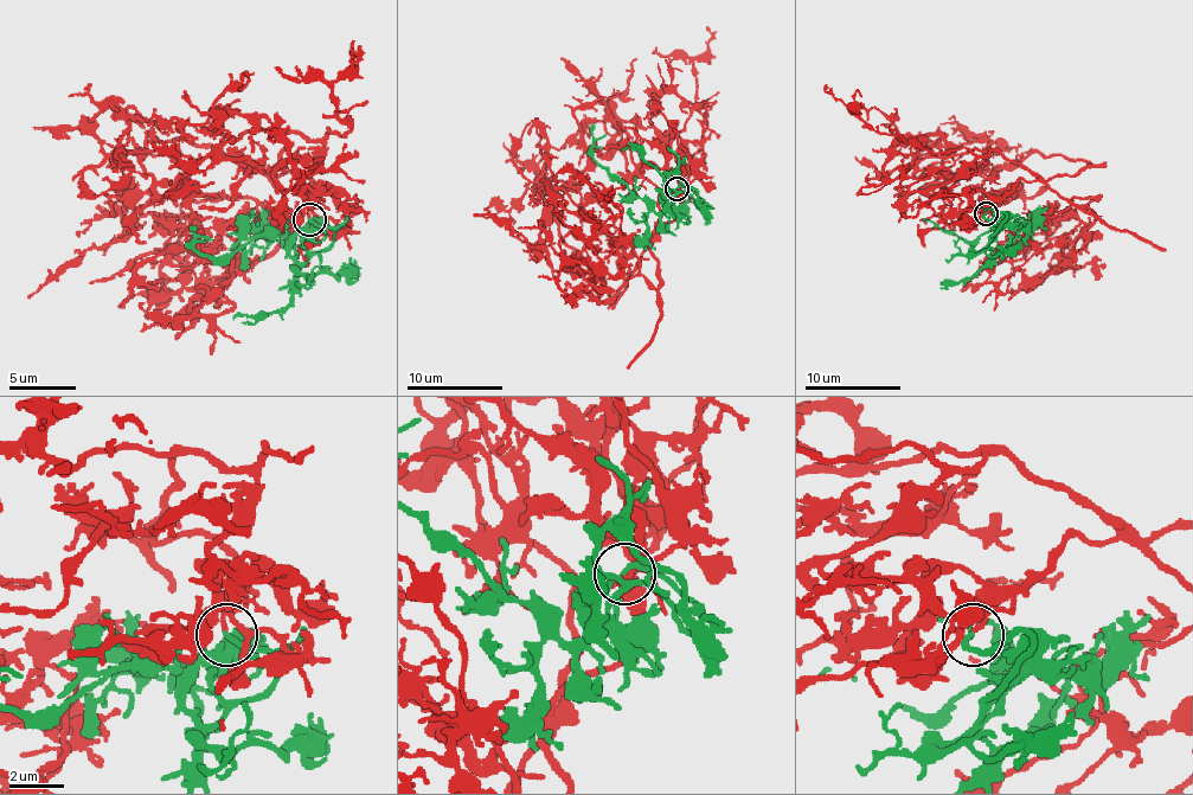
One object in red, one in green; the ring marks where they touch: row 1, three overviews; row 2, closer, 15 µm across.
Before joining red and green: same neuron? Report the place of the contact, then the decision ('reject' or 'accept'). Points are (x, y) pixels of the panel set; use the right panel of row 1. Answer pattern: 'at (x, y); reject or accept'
at (986, 213); accept

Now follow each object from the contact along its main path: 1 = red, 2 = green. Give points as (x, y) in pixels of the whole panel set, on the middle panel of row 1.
1: (678, 187), (682, 215), (650, 236), (613, 297), (563, 238), (542, 180), (582, 178), (575, 111), (608, 100)
2: (678, 187), (690, 187), (704, 207), (678, 192), (668, 207), (656, 212), (594, 159), (591, 126)

